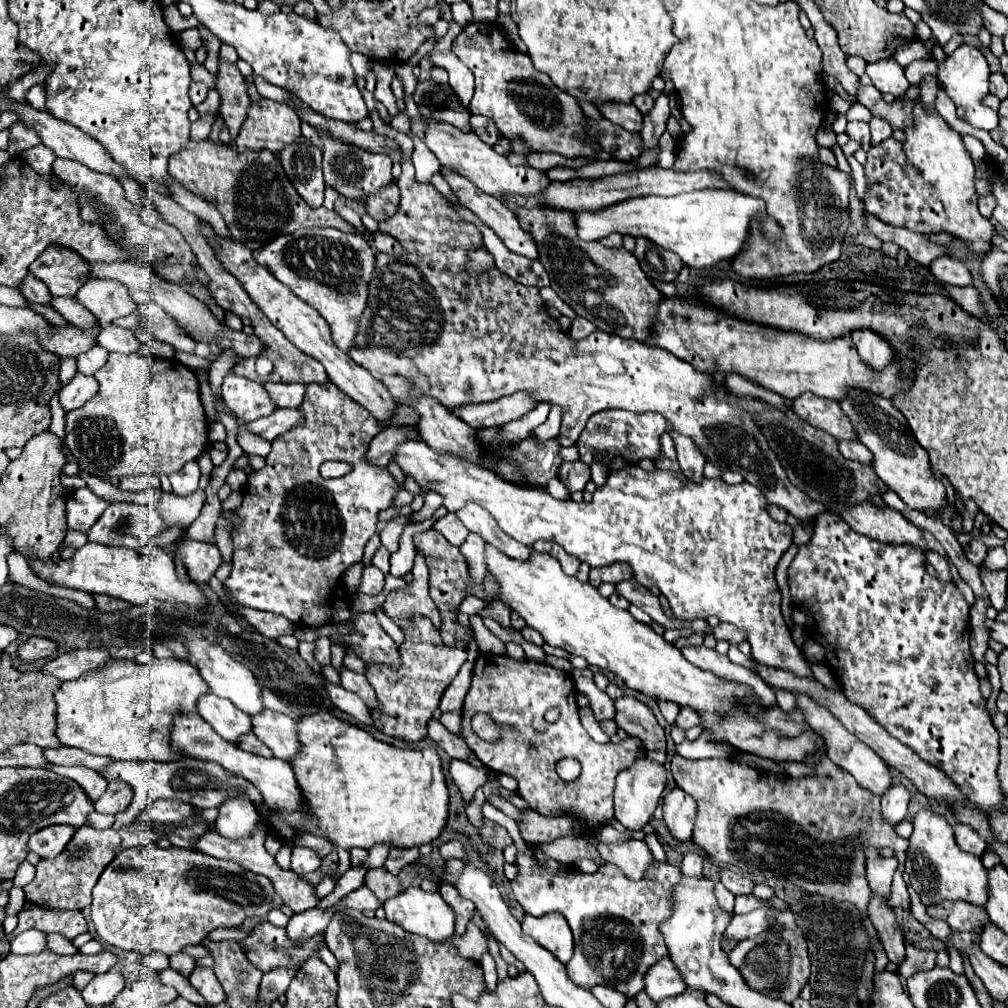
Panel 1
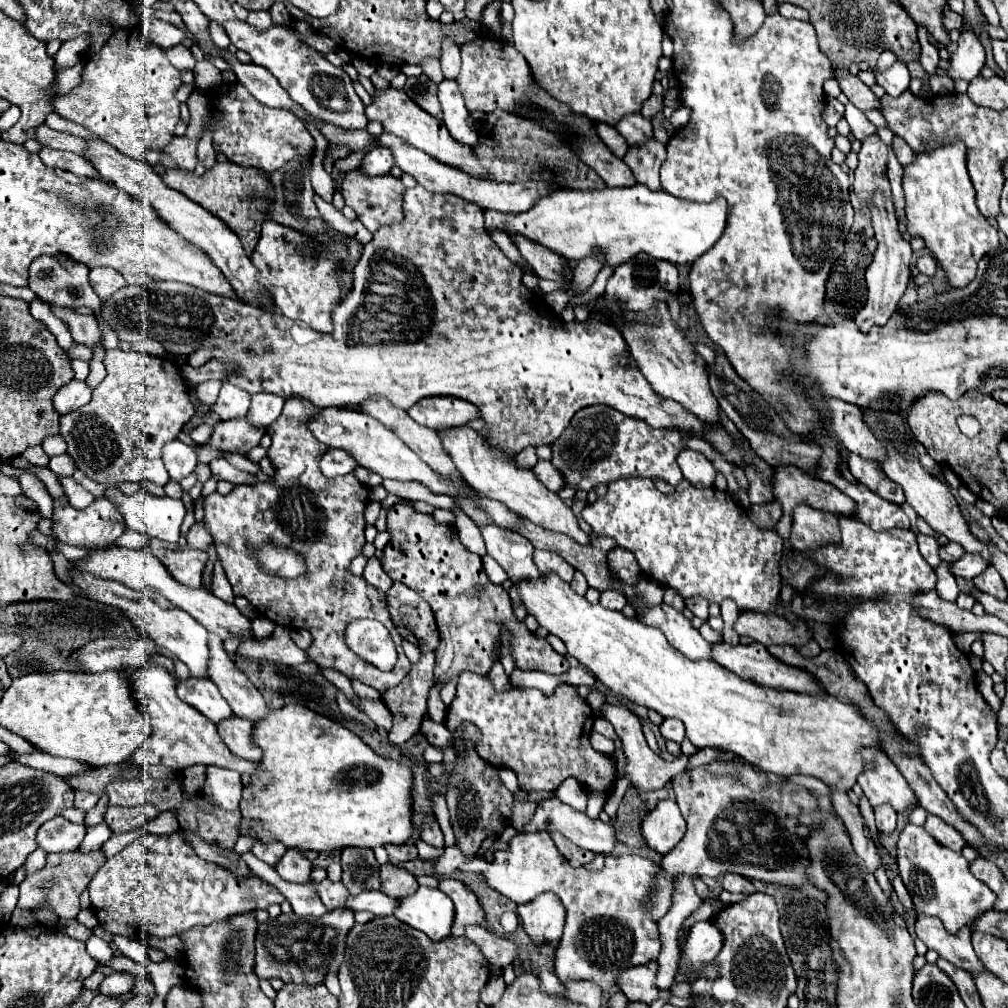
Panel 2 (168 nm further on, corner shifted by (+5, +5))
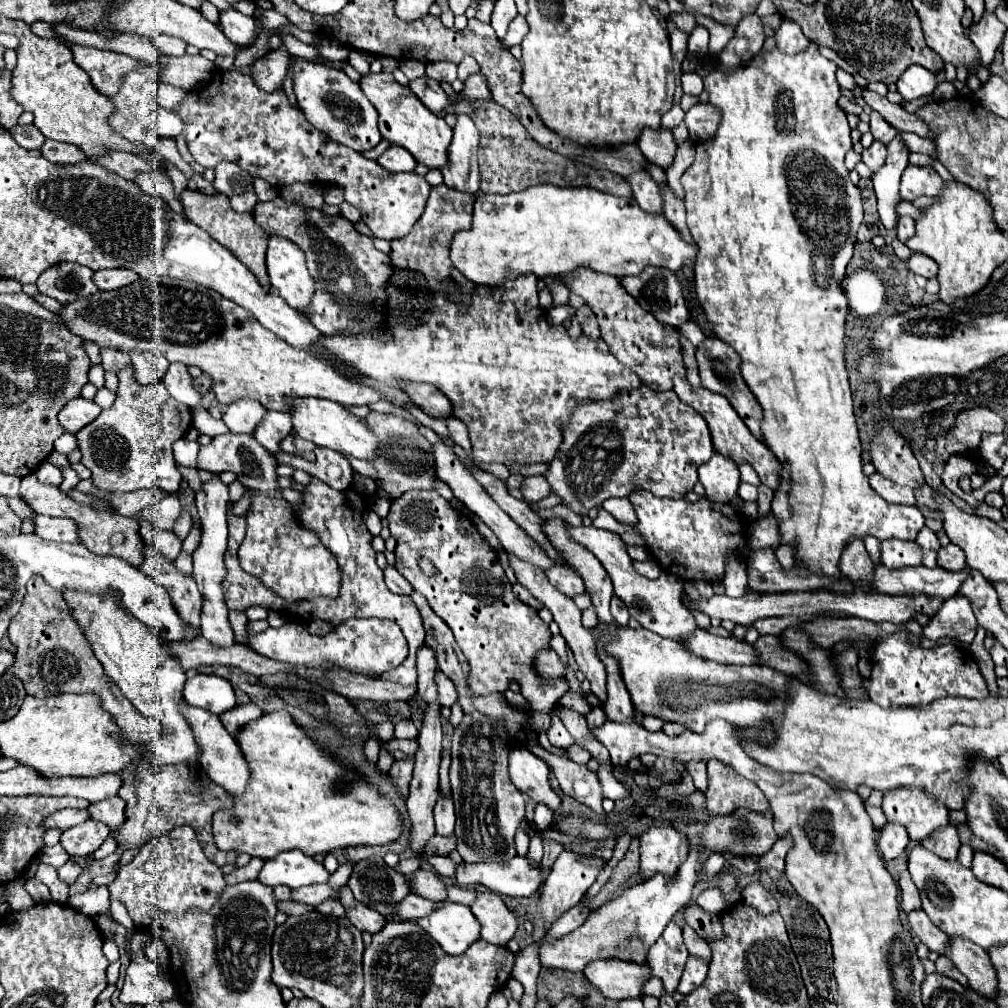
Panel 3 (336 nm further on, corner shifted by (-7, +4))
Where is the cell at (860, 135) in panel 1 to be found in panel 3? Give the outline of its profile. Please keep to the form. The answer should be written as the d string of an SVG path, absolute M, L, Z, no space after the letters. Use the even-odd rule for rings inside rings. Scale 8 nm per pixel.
M878 112L870 114L870 132L874 140L882 144L888 144L898 134L894 128L890 128L890 124L886 124L886 120L882 120L882 116L878 116Z

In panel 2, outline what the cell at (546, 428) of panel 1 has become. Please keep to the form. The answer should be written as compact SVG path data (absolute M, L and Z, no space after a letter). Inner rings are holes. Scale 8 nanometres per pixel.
M526 447L522 449L518 455L516 455L516 461L520 467L534 467L534 463L538 461L538 455L536 455L536 449L534 447Z

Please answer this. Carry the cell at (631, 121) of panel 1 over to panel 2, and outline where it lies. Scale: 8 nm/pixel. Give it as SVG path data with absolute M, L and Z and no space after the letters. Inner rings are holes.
M640 113L624 115L620 123L616 123L616 131L626 139L628 145L640 145L652 137L652 123Z

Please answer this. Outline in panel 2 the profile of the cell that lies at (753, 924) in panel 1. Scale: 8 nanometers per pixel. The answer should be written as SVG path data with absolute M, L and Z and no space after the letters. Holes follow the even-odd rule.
M698 921L694 923L686 947L682 949L682 969L680 975L676 979L686 981L688 979L688 969L698 967L700 963L712 961L718 951L722 949L722 931L718 931L718 927L714 927L712 921Z

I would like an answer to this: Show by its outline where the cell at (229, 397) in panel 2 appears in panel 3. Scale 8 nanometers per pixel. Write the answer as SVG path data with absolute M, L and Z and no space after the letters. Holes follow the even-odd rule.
M238 400L226 408L222 420L234 434L252 434L264 416L266 408L256 400Z

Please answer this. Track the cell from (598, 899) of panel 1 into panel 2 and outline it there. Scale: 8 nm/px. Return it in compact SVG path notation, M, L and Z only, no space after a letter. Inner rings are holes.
M542 831L516 835L506 851L494 853L492 863L474 859L460 865L460 869L482 875L492 889L516 905L530 903L542 893L560 897L566 909L566 925L556 949L554 967L562 981L586 979L602 989L610 989L616 987L616 979L622 971L650 963L662 949L656 927L658 921L650 915L652 895L658 889L656 877L662 873L662 867L652 859L640 855L610 855L600 871L572 867L554 847L550 835Z

